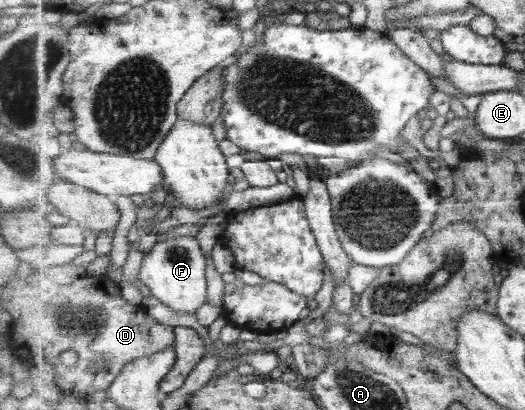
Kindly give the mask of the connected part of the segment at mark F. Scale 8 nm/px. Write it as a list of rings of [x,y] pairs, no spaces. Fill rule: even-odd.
[[[177,236],[155,243],[146,254],[140,271],[140,280],[151,294],[178,313],[196,314],[208,301],[207,258],[192,236]]]

